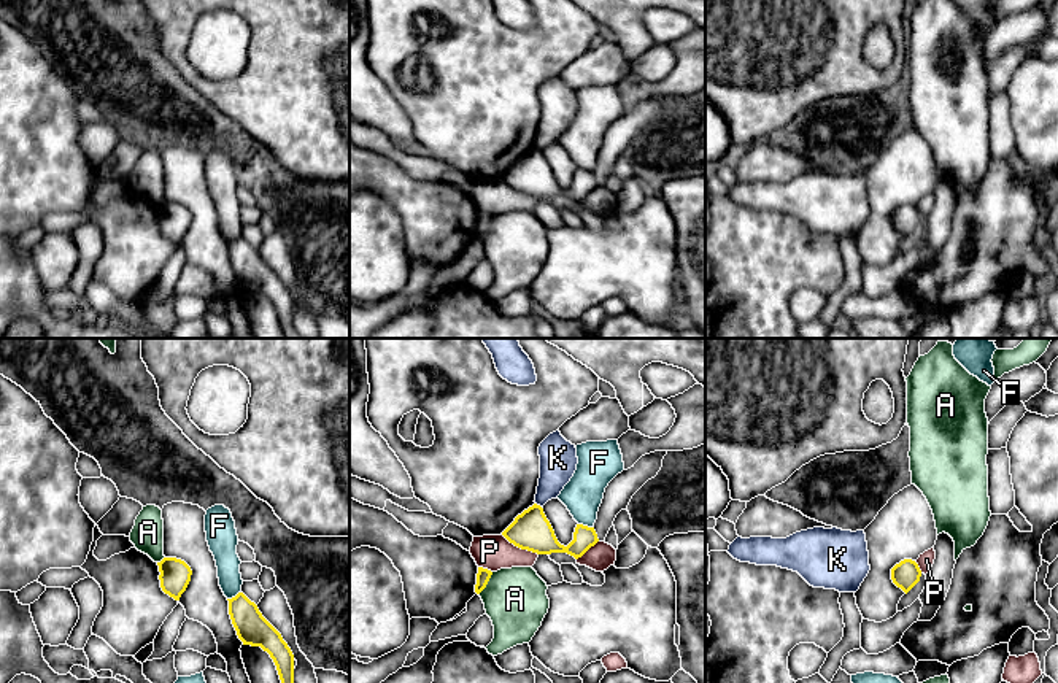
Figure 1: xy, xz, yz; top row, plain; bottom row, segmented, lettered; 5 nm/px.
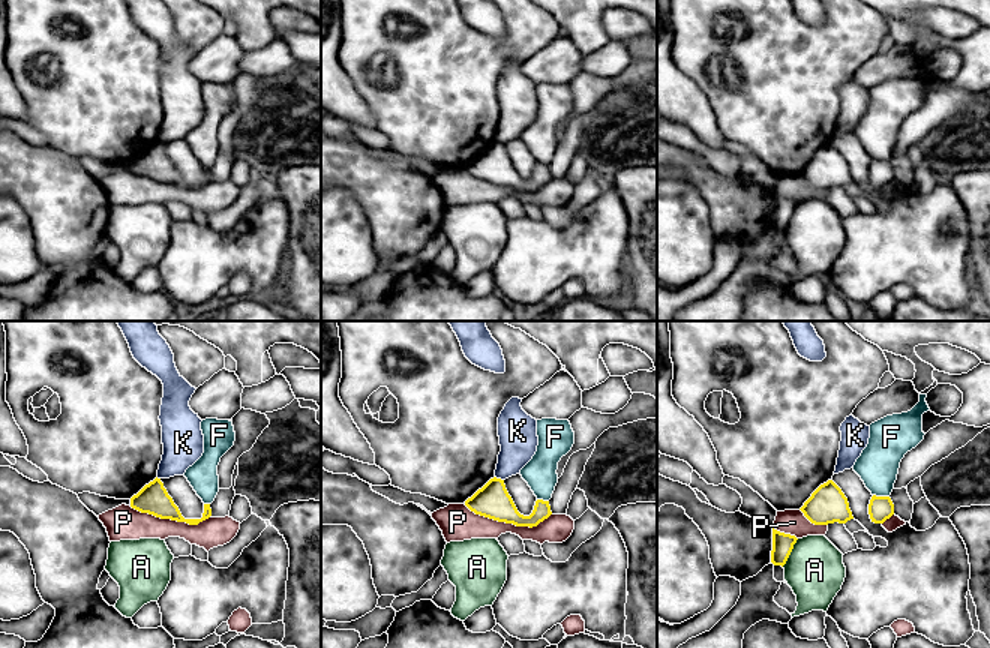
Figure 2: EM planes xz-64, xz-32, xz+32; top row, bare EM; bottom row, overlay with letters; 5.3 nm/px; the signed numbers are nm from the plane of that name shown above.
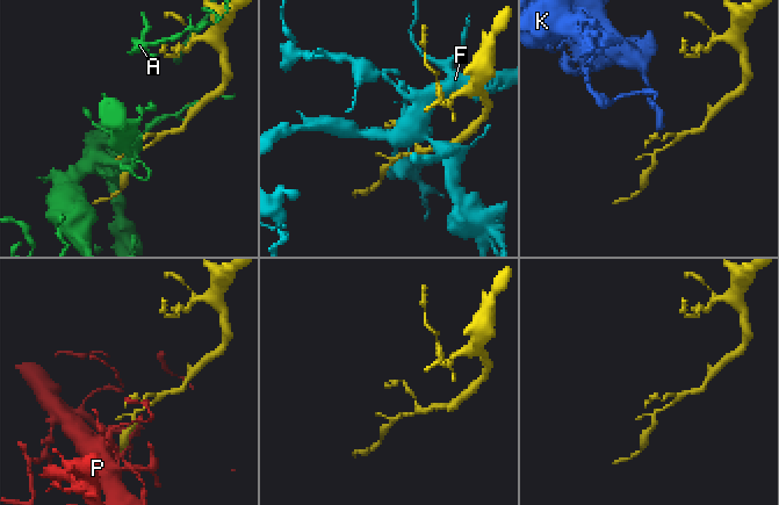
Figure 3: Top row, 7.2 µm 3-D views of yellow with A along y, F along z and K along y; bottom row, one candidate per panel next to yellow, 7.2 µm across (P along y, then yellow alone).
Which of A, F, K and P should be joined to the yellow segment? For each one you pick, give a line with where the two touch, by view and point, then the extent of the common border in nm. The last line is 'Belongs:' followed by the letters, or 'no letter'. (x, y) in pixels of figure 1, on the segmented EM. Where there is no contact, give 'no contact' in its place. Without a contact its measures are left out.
Belongs: no letter

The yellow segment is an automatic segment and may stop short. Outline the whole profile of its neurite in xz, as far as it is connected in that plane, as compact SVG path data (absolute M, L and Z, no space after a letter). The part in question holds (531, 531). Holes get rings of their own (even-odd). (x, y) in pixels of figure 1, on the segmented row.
M537 504L518 515L502 535L521 550L537 554L567 553L575 559L599 542L594 527L577 524L573 540L567 546L561 545L543 508Z

